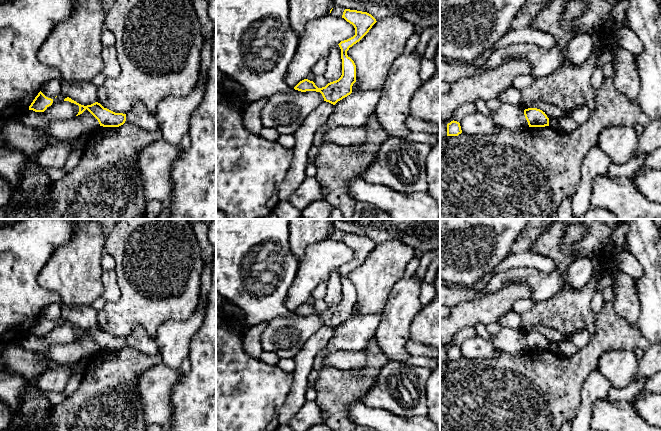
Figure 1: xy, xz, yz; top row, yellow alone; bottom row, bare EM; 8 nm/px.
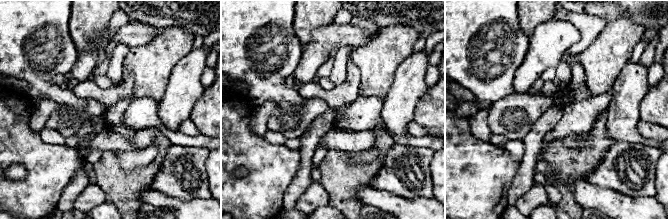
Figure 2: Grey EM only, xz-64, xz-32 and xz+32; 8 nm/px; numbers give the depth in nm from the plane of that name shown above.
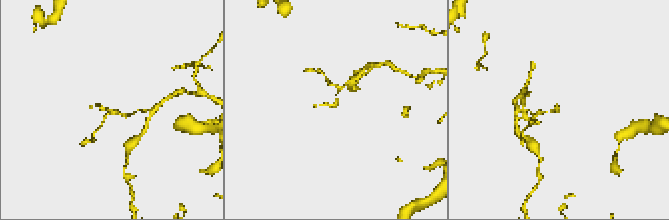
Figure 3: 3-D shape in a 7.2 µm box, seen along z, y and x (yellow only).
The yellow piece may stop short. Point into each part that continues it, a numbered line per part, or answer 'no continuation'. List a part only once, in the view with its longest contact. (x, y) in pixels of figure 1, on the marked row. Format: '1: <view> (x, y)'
no continuation

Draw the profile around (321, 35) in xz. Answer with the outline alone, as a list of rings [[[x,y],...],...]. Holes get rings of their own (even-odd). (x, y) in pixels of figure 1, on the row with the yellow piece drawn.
[[[329,14],[309,21],[298,42],[295,56],[288,66],[286,83],[294,88],[307,78],[319,60],[328,58],[336,45],[354,35],[354,26],[342,17]]]

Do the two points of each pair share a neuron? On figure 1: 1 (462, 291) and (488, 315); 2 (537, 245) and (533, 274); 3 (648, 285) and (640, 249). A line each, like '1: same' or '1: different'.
1: different
2: different
3: same

